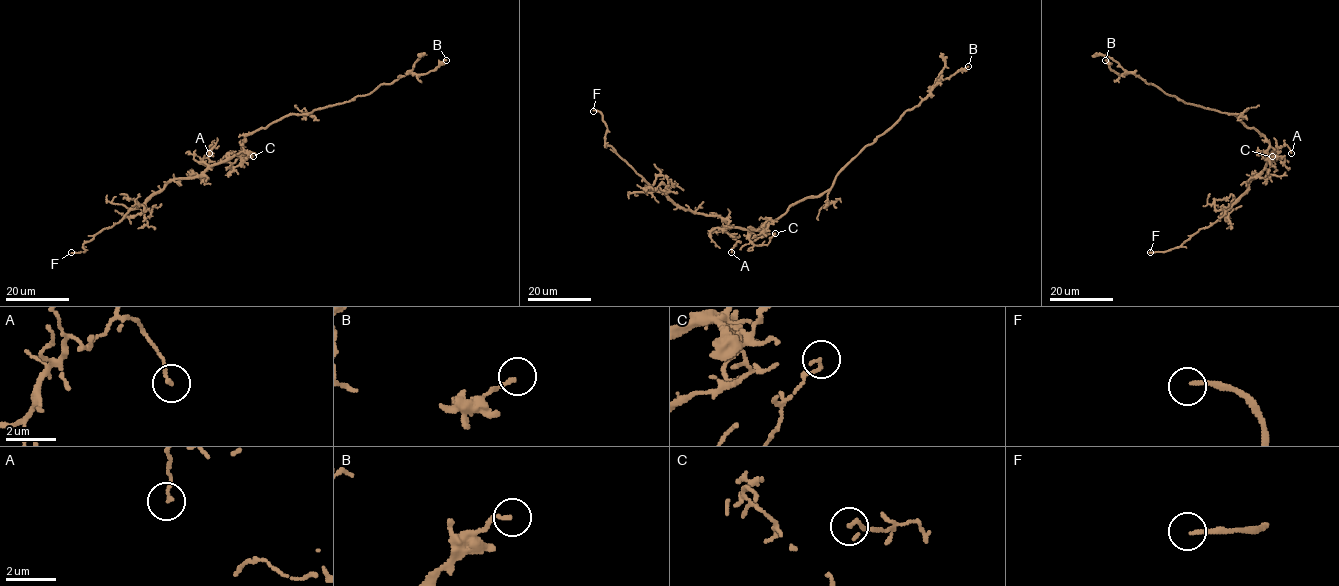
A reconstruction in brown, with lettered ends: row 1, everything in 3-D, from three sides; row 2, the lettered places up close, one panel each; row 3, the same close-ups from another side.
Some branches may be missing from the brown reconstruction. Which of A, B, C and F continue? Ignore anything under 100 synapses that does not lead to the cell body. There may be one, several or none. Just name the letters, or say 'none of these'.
F

